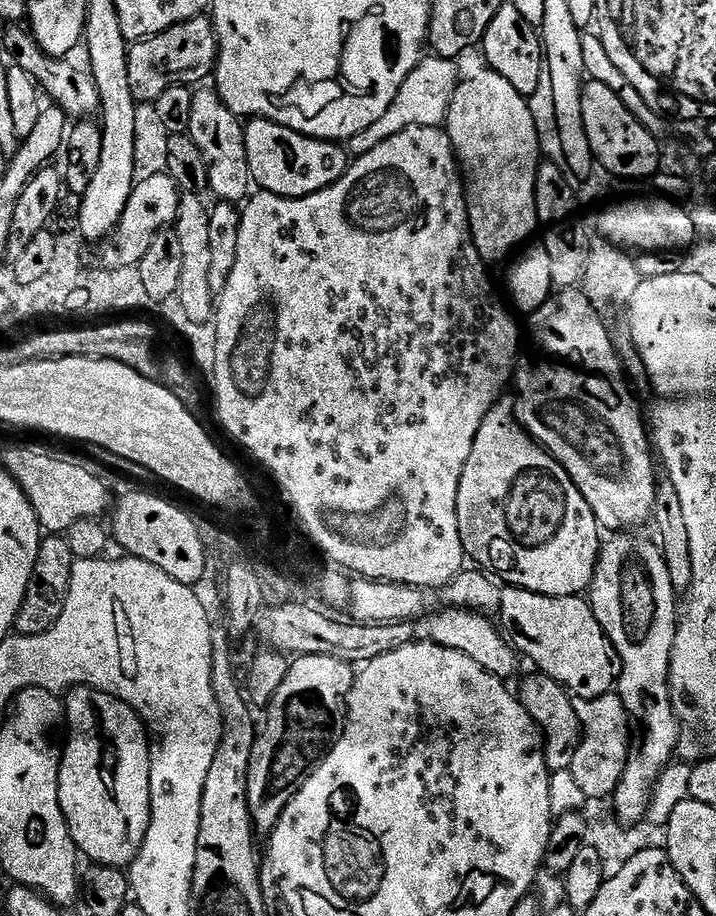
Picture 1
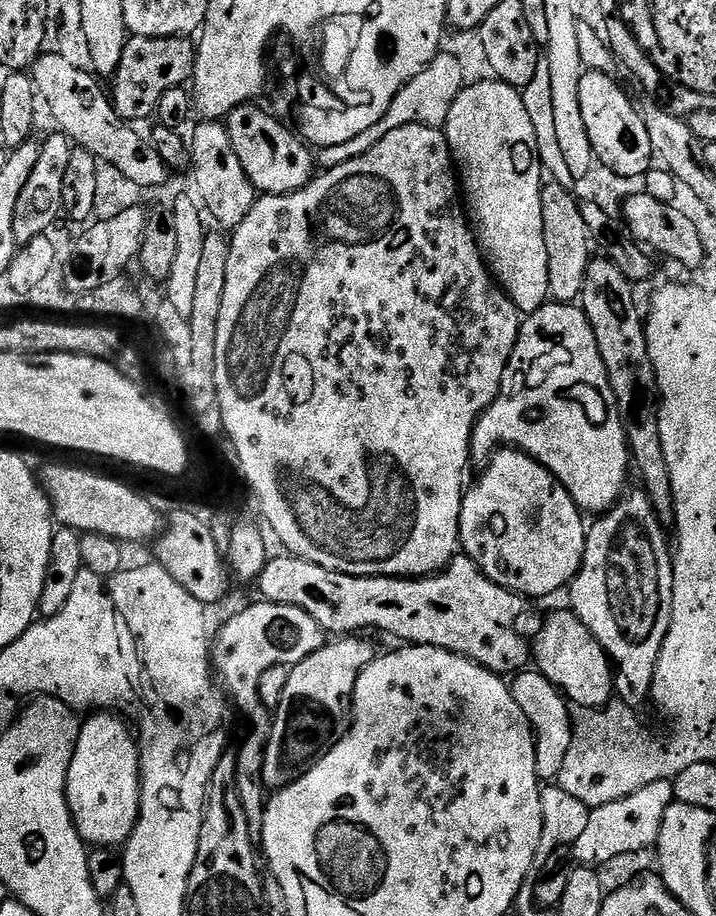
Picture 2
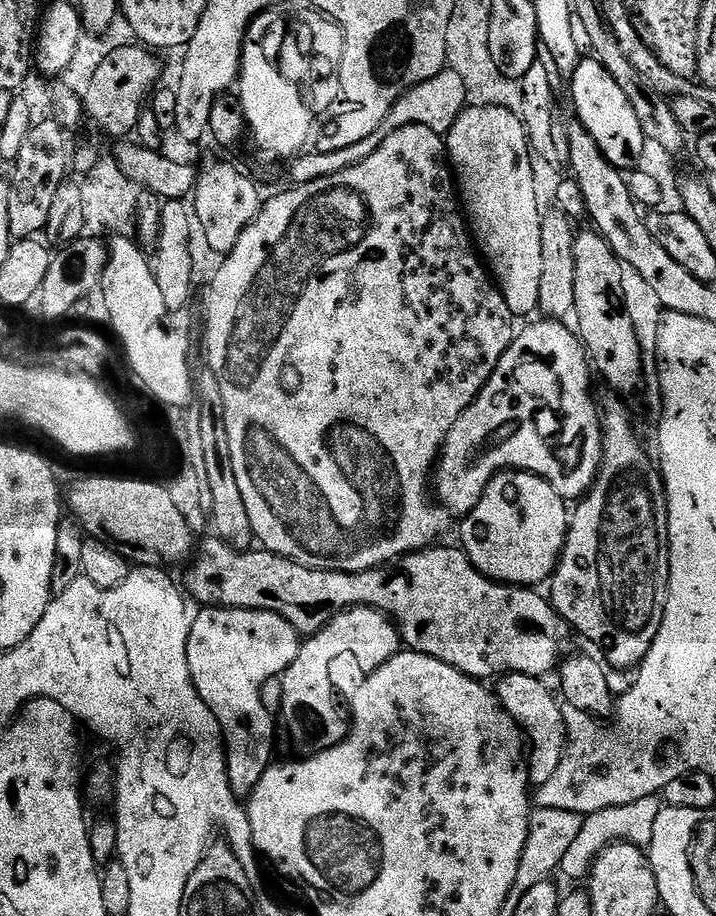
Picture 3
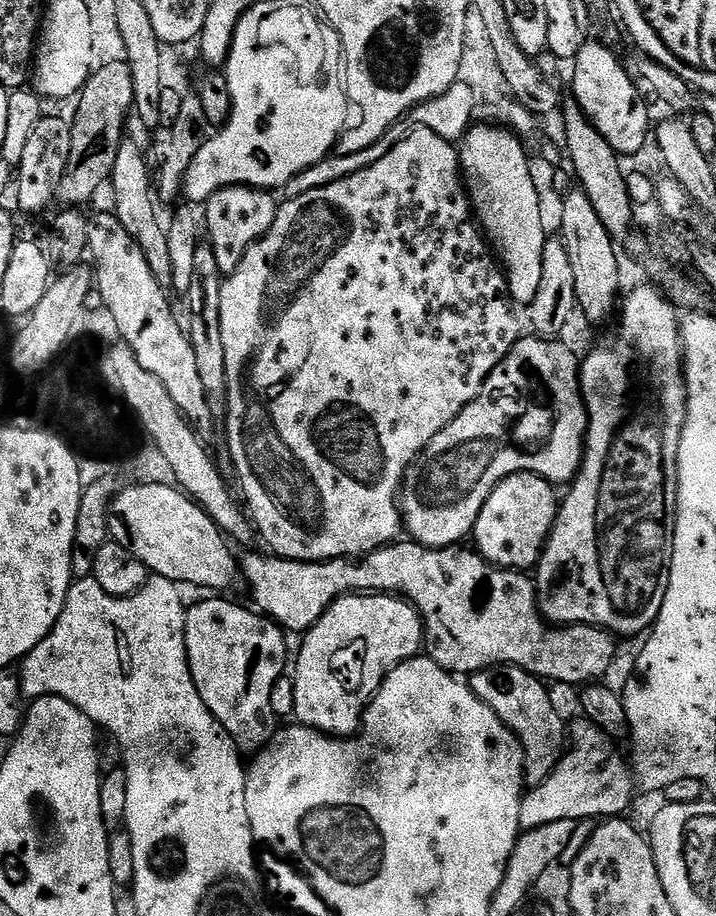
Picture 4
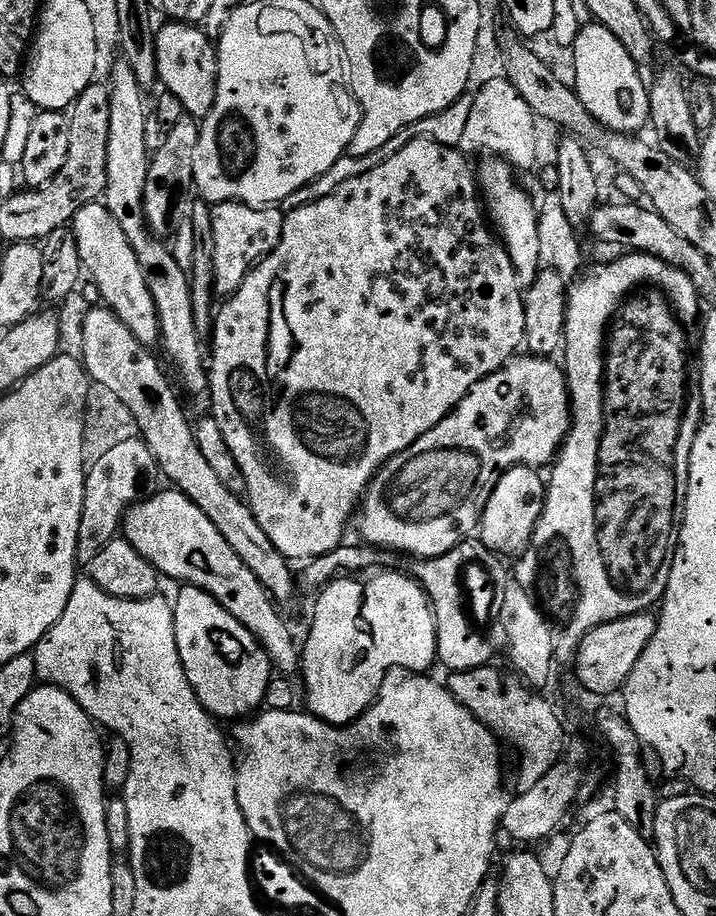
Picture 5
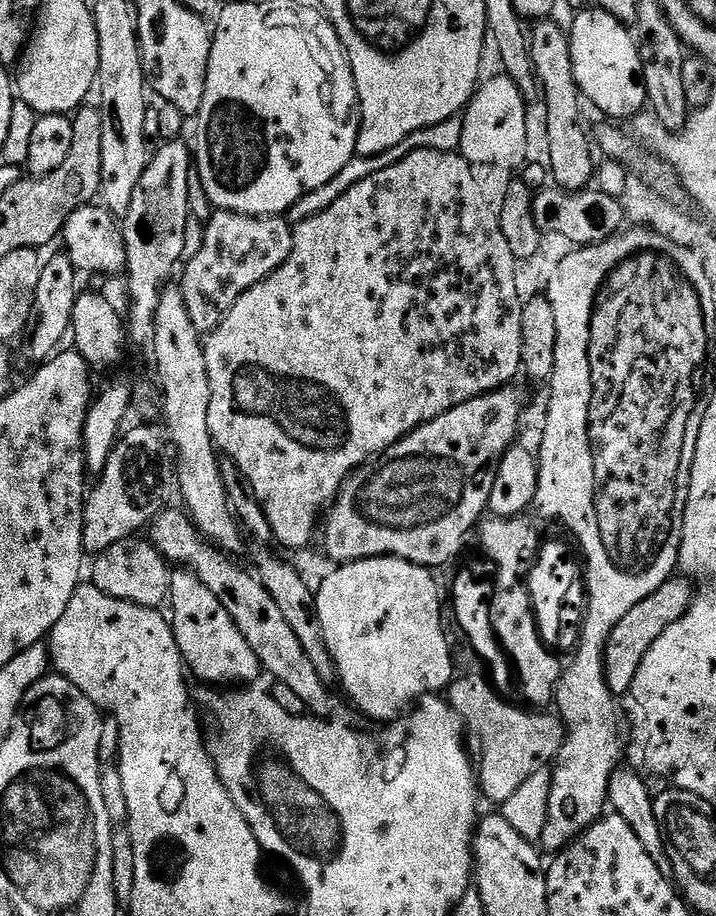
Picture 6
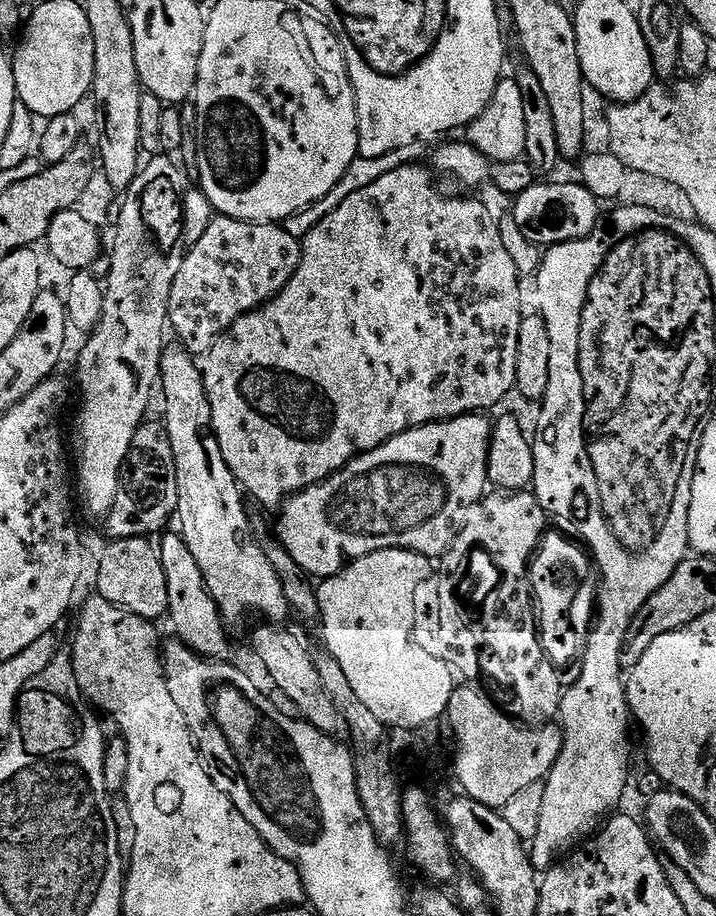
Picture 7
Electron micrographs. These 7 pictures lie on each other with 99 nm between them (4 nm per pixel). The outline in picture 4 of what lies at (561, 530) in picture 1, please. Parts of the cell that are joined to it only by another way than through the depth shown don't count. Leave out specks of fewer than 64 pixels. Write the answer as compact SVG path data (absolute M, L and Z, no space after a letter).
M516 472L492 491L474 529L475 551L492 566L509 570L532 570L539 565L540 555L548 542L558 511L557 489L542 476Z

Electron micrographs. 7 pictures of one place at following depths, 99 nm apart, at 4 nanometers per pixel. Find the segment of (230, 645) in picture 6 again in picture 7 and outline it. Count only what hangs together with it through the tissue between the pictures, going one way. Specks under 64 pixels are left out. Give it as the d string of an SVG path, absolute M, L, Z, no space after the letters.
M168 530L159 537L158 551L162 570L166 570L166 590L170 590L167 619L172 620L176 627L175 635L200 656L207 656L210 660L224 660L228 652L228 632L224 629L226 621L208 592L202 570L198 570L198 562L194 562L194 554L190 554L190 546L186 546L179 531Z

